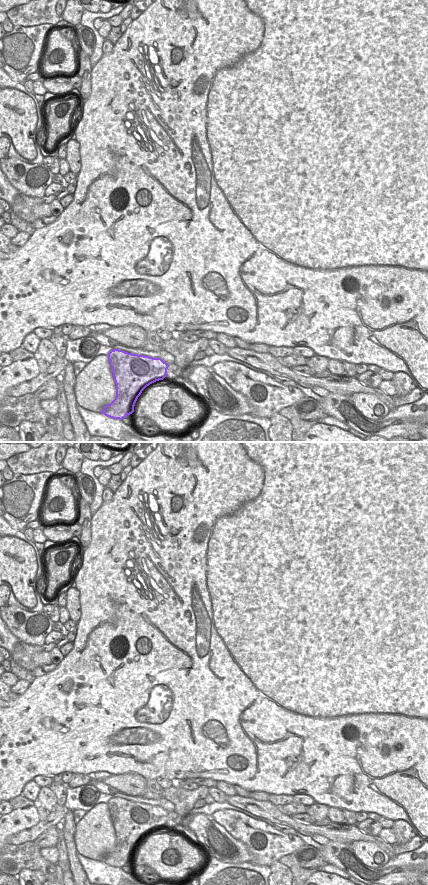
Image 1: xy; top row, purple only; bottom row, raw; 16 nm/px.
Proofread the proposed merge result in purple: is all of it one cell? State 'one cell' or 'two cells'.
two cells

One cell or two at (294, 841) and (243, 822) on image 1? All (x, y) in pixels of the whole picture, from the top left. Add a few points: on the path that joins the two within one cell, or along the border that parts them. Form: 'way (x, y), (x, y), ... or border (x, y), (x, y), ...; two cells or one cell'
way (281, 841), (272, 841), (262, 831), (255, 831); one cell

